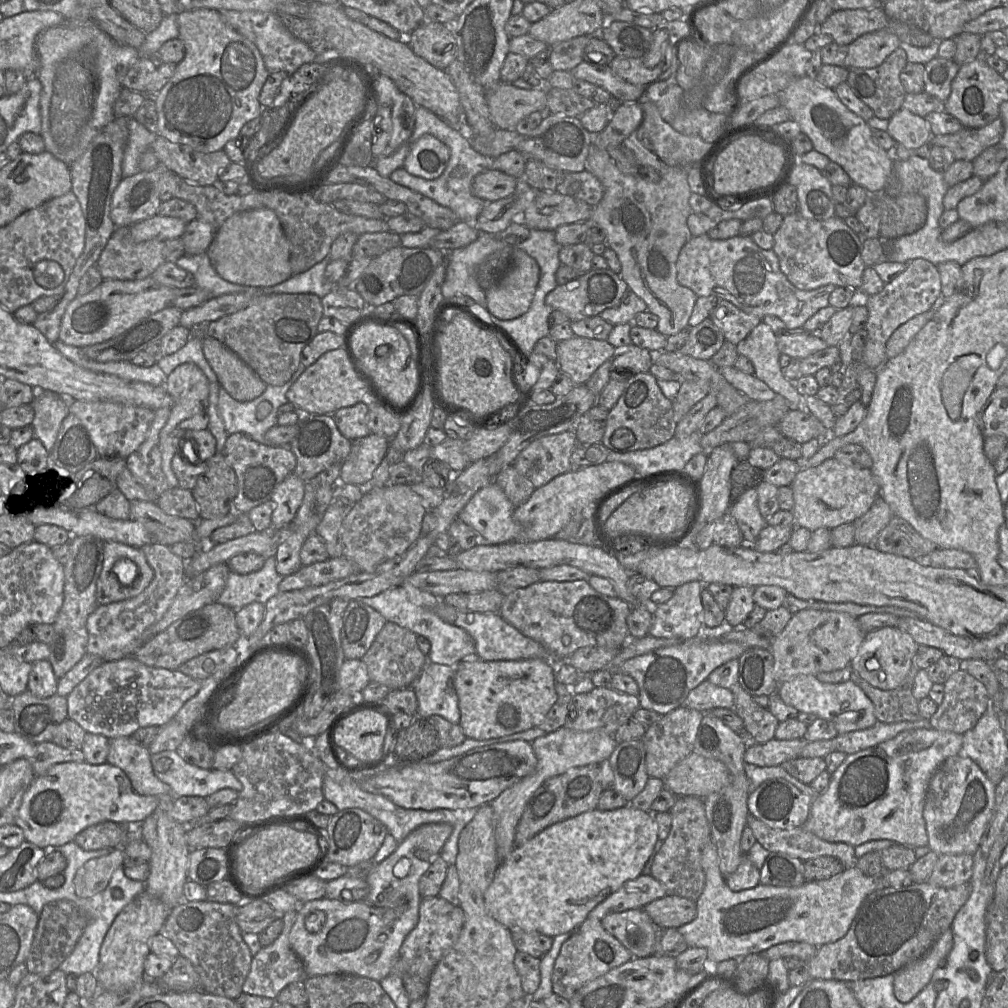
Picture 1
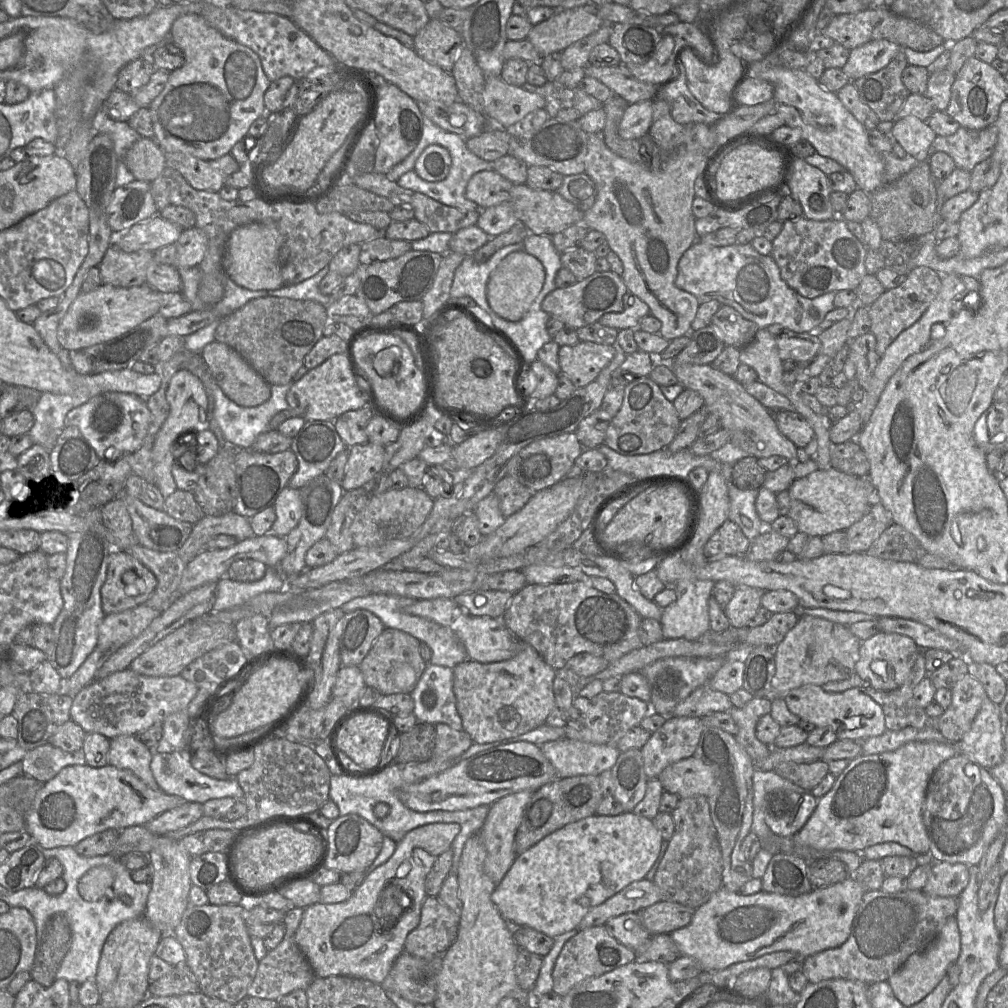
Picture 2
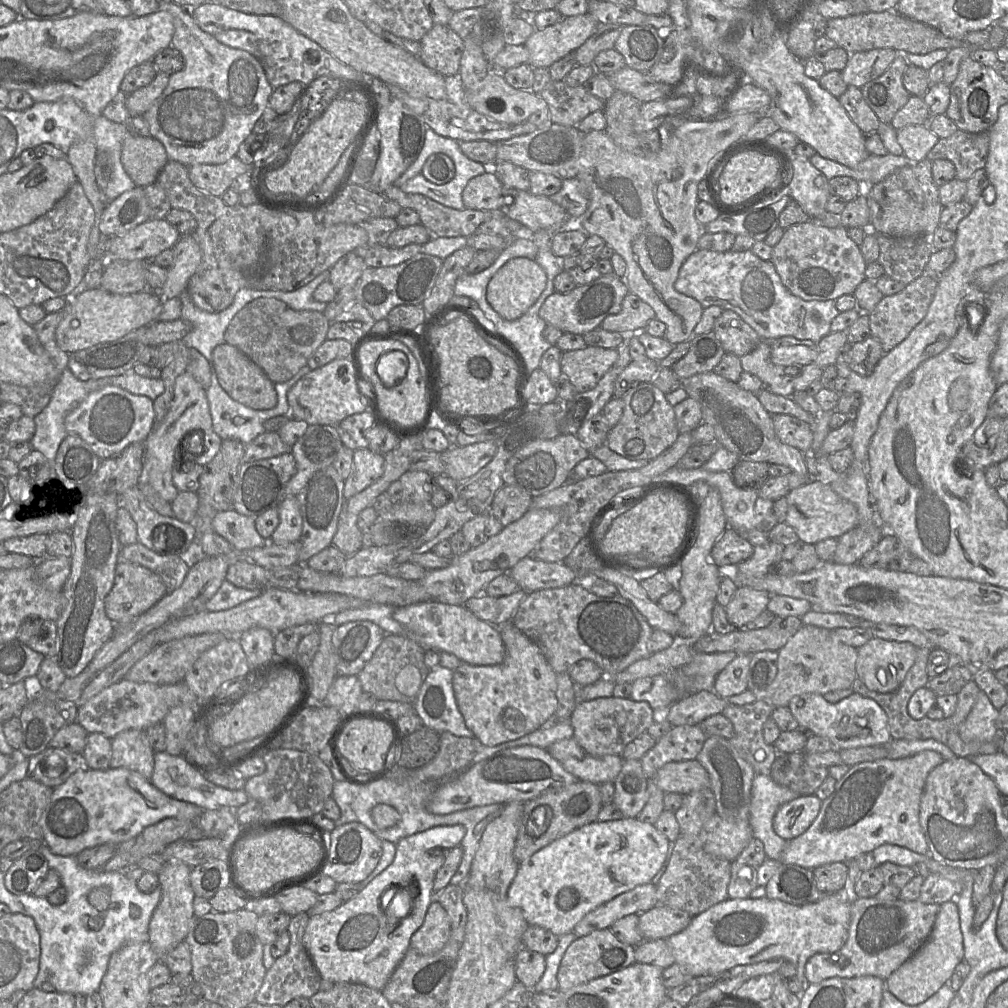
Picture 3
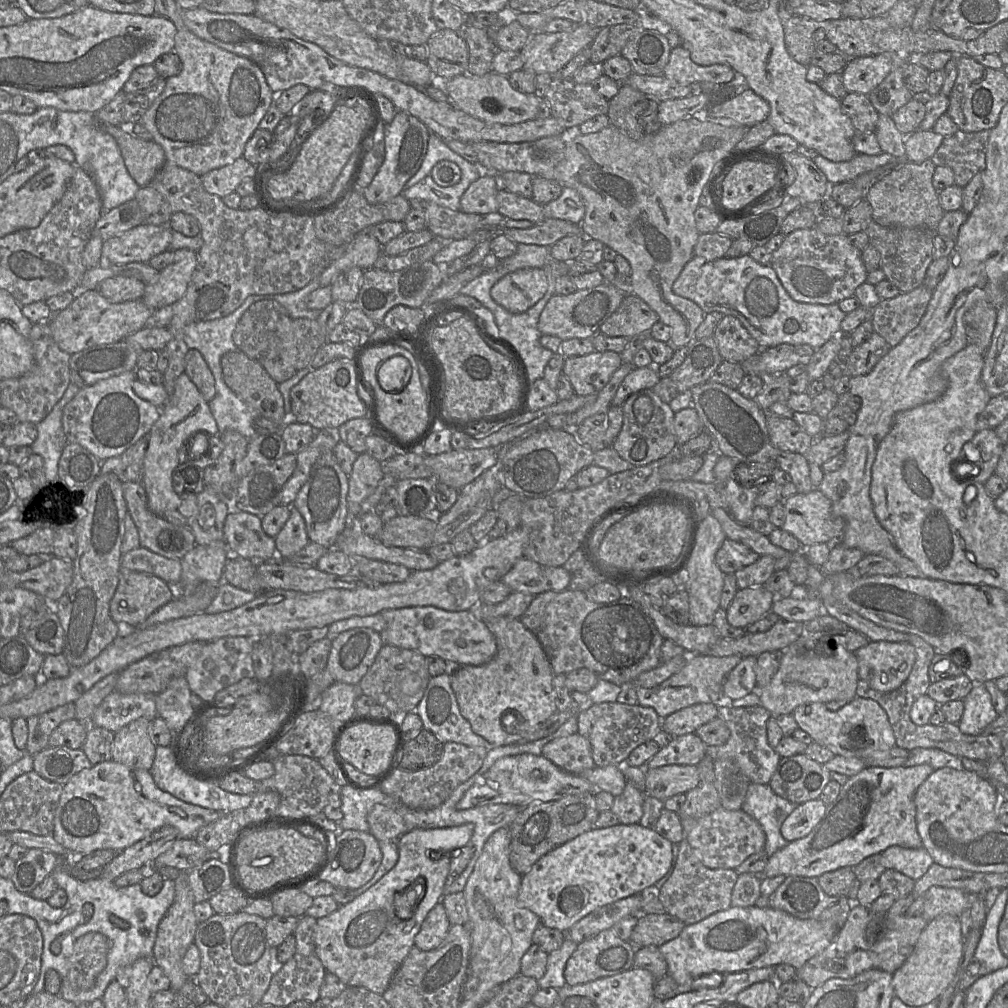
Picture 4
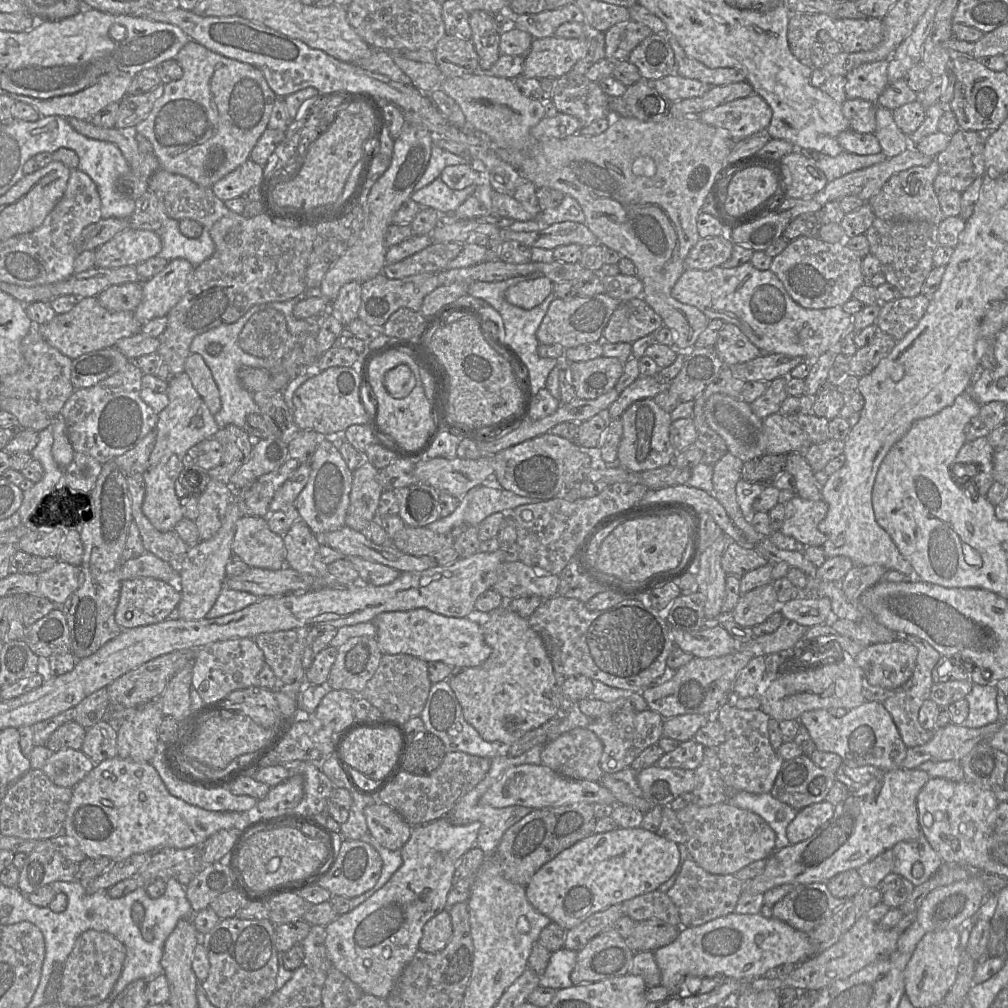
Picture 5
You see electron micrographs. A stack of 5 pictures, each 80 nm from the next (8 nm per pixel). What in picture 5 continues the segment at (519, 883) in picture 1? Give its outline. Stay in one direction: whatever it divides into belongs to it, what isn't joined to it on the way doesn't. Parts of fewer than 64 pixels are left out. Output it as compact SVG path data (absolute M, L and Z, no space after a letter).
M618 827L605 833L593 833L545 863L525 887L526 897L538 912L565 930L569 930L596 912L657 890L674 874L679 861L680 851L675 842L642 827Z

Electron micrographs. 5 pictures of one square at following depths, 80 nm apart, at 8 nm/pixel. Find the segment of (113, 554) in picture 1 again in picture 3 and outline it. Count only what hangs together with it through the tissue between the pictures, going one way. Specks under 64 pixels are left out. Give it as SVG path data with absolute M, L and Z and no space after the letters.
M120 560L116 566L113 587L105 598L105 612L116 625L127 625L167 593L165 584L156 573L144 566Z

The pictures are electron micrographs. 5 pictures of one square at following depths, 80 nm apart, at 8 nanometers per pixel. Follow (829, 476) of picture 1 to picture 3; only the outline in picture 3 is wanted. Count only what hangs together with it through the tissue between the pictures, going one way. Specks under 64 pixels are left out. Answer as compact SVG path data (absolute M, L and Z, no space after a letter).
M815 478L808 480L800 487L789 490L786 498L788 510L785 522L795 530L803 544L814 545L827 538L838 539L858 526L856 507Z

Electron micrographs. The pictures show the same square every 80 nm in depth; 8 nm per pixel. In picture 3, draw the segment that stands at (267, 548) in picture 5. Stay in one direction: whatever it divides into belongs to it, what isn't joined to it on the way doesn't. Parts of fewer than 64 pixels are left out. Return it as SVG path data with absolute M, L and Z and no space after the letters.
M233 508L218 512L213 519L212 527L236 551L262 547L267 541L258 534L255 518L241 515Z

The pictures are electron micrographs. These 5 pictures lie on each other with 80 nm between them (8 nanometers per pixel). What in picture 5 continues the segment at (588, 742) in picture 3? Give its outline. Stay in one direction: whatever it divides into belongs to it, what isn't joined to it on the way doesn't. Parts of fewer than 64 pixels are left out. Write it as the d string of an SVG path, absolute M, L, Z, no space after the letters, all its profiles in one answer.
M620 708L614 712L591 719L588 729L594 732L603 743L600 767L604 774L613 774L627 767L648 746L657 744L663 736L663 717L656 711L647 709L641 712Z

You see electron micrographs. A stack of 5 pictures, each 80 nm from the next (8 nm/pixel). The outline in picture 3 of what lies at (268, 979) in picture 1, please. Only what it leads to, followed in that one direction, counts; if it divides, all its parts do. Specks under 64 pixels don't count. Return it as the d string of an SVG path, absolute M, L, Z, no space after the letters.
M308 912L291 916L288 926L290 935L288 950L283 956L275 959L273 965L266 971L263 983L255 998L258 1003L284 1007L295 998L309 999L320 990L322 978L303 944L303 935L309 918L310 914Z

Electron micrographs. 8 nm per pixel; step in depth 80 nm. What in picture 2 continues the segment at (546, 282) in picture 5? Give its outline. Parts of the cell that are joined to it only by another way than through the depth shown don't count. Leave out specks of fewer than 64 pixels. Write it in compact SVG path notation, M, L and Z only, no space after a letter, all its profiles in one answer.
M526 251L508 254L492 272L487 284L487 301L491 309L501 318L515 322L522 319L541 292L545 282L543 264Z

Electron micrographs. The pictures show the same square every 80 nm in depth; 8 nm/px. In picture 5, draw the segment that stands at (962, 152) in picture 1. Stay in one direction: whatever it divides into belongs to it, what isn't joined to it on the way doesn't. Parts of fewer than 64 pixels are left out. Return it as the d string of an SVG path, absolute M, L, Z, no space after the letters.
M958 130L951 136L949 145L934 159L940 172L948 174L954 182L954 189L963 193L978 177L984 175L984 148L995 130Z

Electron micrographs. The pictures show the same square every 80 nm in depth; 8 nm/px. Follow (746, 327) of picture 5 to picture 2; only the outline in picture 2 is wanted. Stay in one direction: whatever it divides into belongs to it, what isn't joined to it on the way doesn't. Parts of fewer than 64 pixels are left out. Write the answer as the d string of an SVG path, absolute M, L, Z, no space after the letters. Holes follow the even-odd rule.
M697 240L682 255L675 284L695 295L700 304L718 300L721 304L735 308L759 328L780 324L783 328L797 333L810 332L818 328L825 315L835 308L836 292L815 298L800 295L782 279L780 269L772 256L758 253L751 243L714 247ZM811 307L818 310L816 318L810 315Z

